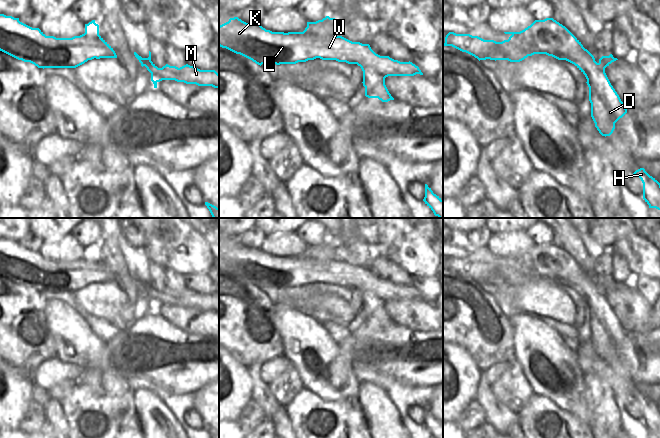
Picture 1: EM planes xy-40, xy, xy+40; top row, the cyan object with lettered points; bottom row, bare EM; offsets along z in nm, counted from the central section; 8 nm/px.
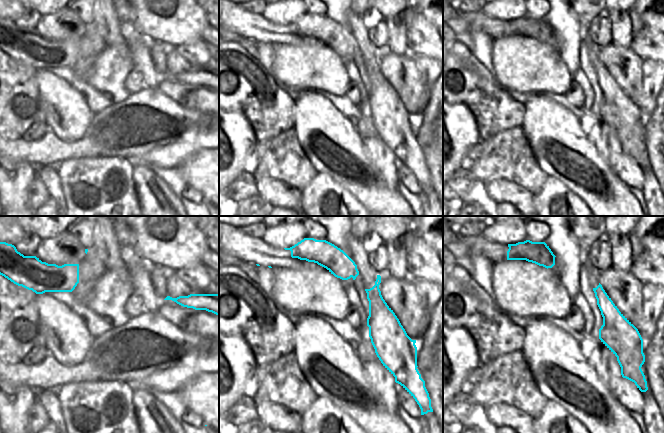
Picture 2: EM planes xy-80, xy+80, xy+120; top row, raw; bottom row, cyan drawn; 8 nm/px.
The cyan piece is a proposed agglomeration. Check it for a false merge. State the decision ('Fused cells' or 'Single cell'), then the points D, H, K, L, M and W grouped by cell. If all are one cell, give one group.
Fused cells. Groups: D H / K L M W

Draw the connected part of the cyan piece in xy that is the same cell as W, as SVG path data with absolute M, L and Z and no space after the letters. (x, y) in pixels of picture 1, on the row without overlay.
M238 241L230 242L228 246L219 250L219 270L240 278L260 290L262 288L296 288L320 282L348 288L364 288L374 292L385 302L388 300L423 299L419 291L412 286L400 286L389 280L380 280L371 273L369 268L352 266L342 260L322 262L304 255L272 256L266 254L260 248L248 248Z

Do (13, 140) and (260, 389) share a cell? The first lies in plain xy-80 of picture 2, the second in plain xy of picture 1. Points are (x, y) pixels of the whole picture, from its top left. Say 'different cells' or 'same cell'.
different cells

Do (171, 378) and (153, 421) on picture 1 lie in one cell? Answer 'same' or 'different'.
different

